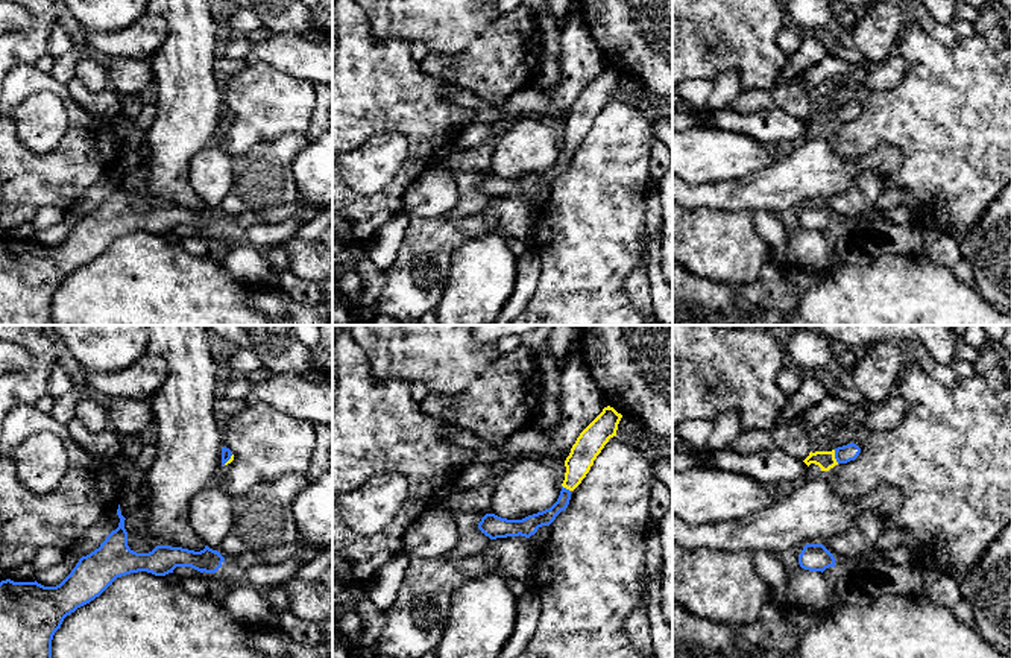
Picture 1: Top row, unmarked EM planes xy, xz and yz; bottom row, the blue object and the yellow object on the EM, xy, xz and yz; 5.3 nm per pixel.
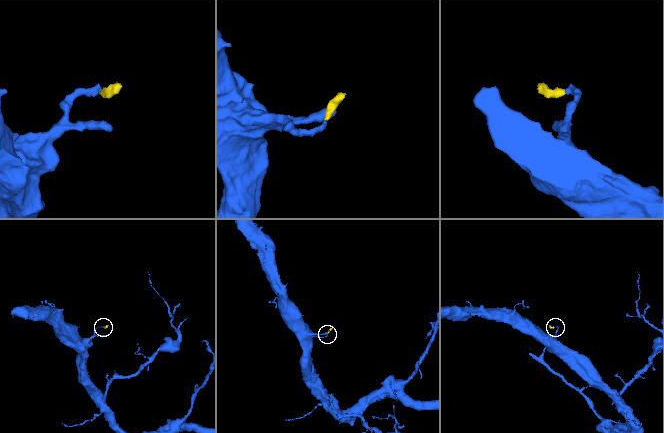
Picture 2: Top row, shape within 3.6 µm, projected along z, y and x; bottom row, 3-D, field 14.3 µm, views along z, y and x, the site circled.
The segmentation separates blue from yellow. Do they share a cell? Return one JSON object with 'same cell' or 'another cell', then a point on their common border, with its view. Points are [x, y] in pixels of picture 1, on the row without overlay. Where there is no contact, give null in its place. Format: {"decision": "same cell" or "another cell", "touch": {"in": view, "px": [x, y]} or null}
{"decision": "same cell", "touch": {"in": "yz", "px": [835, 116]}}

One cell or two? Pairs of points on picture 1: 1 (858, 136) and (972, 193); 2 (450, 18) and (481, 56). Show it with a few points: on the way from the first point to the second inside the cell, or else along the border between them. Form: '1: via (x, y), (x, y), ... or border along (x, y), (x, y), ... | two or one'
1: via (887, 134), (913, 134), (943, 164) | one
2: border along (495, 18), (466, 49), (457, 53), (436, 53) | two

